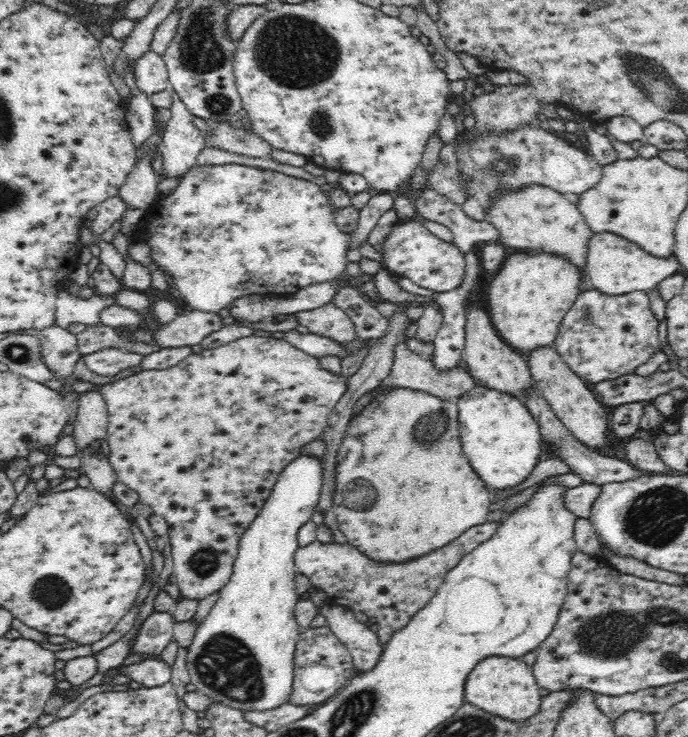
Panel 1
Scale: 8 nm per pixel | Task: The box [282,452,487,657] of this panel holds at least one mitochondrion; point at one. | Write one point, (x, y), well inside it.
(360, 495)

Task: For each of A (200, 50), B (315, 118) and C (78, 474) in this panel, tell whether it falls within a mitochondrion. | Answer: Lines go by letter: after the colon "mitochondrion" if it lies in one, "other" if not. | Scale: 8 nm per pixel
A: mitochondrion
B: mitochondrion
C: other

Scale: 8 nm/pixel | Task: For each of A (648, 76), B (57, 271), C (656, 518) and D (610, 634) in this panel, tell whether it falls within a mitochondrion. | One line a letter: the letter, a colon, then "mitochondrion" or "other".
A: mitochondrion
B: other
C: mitochondrion
D: mitochondrion

